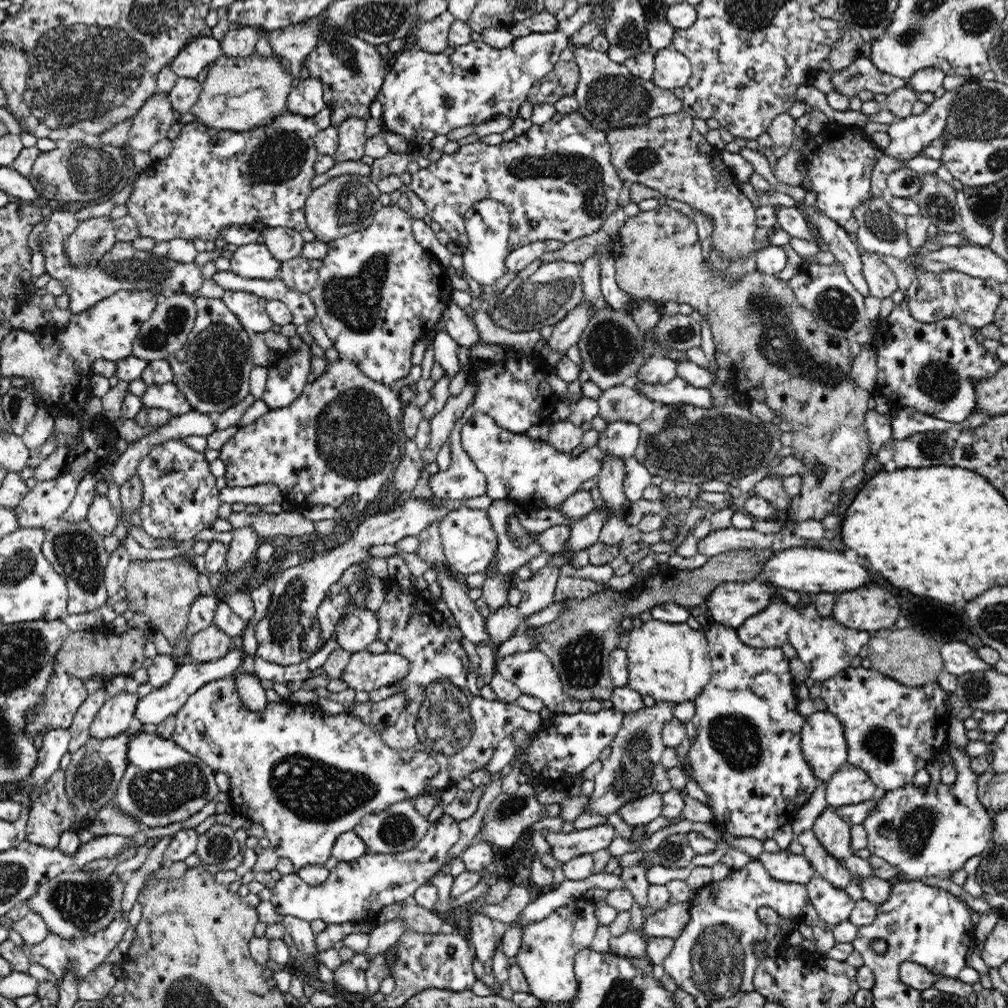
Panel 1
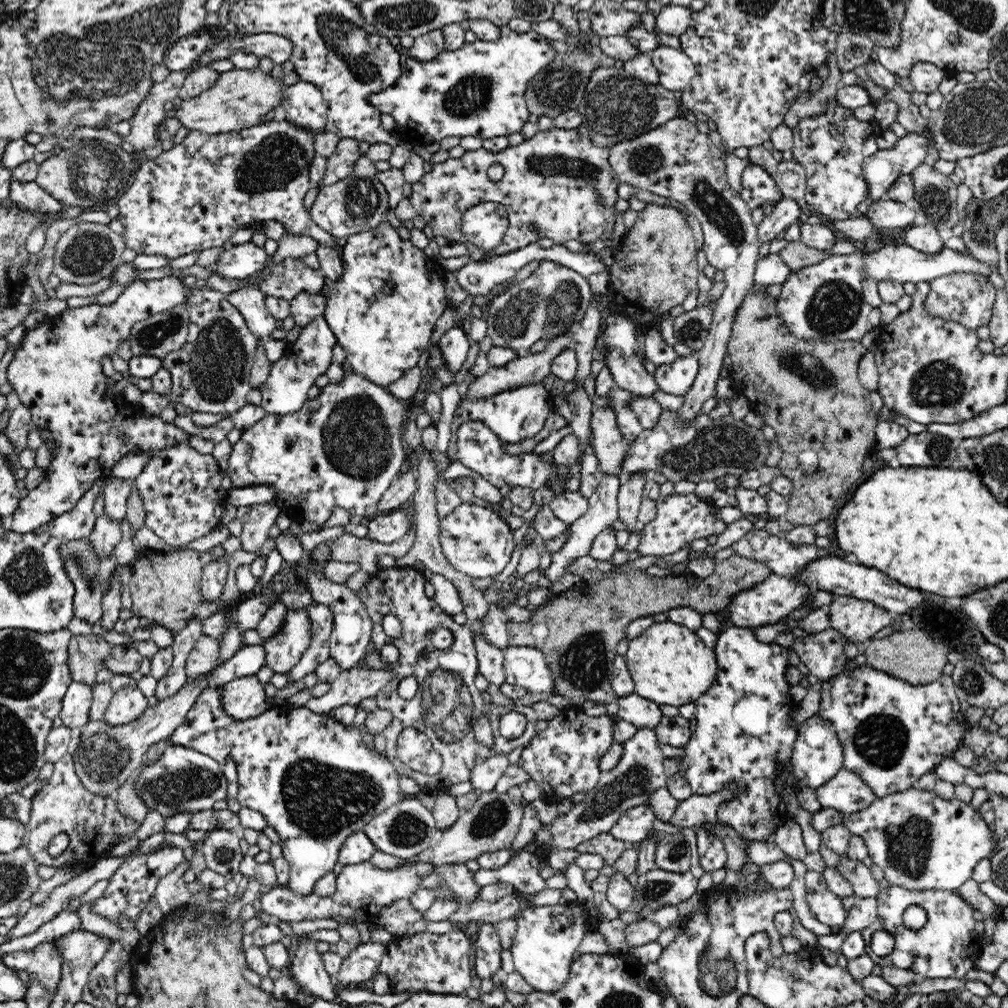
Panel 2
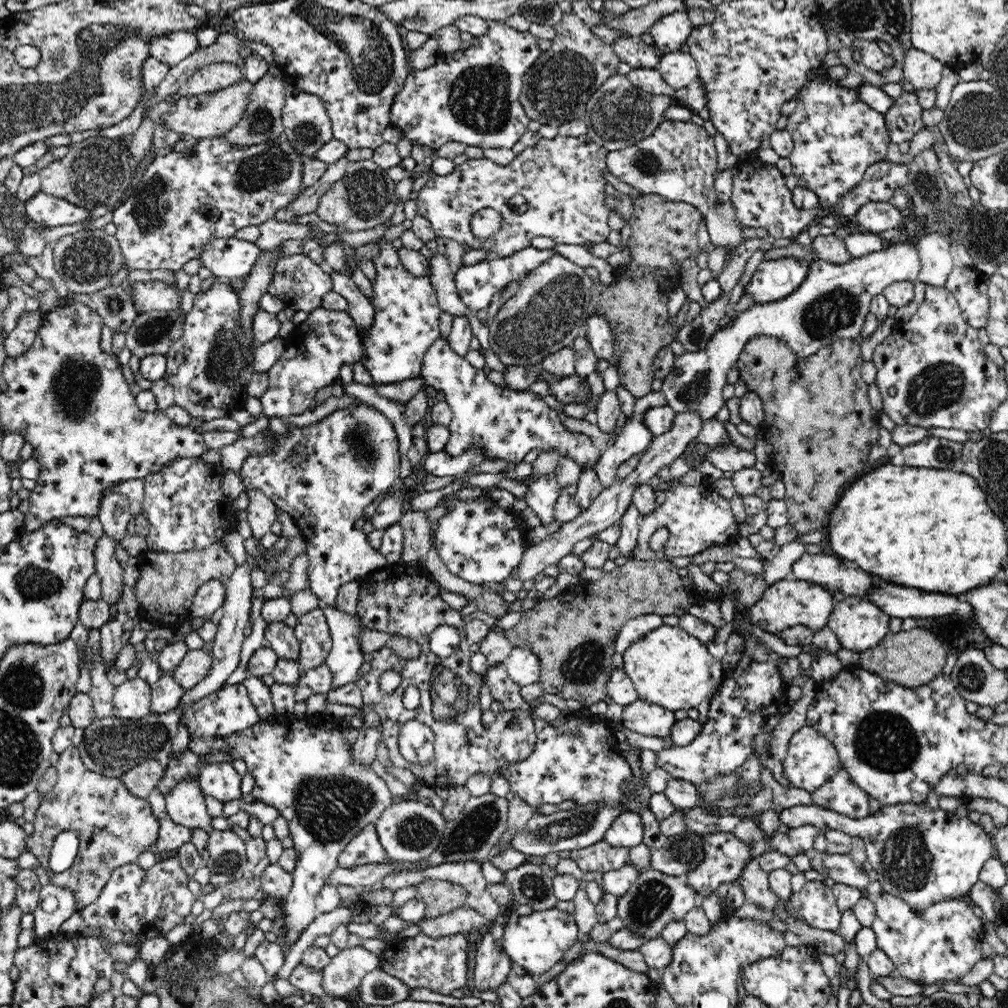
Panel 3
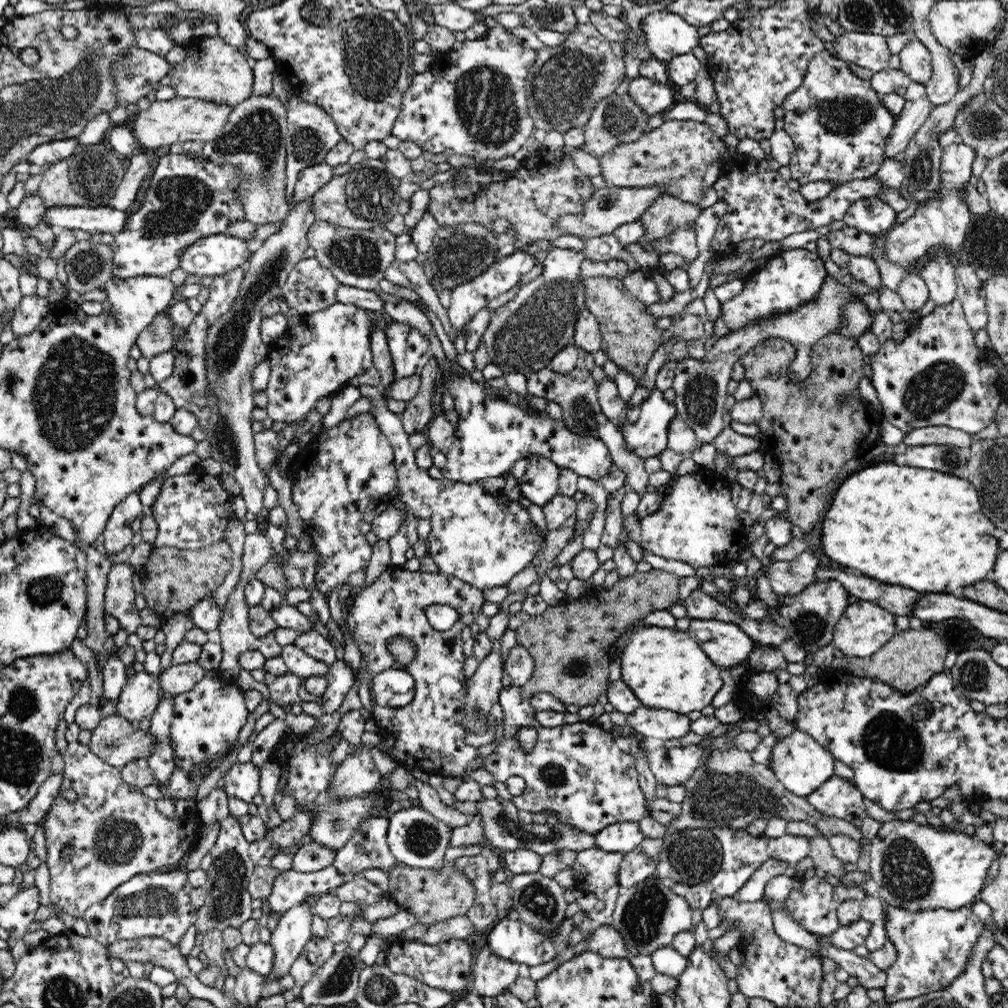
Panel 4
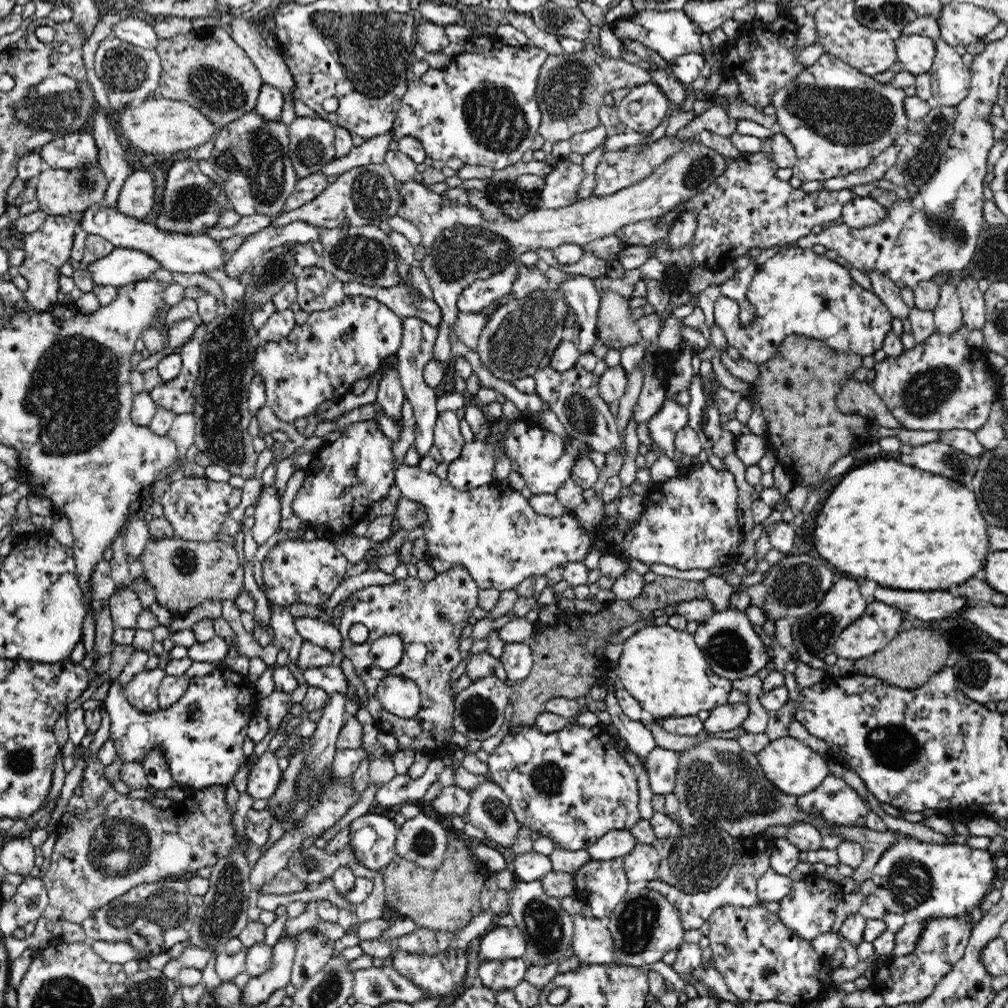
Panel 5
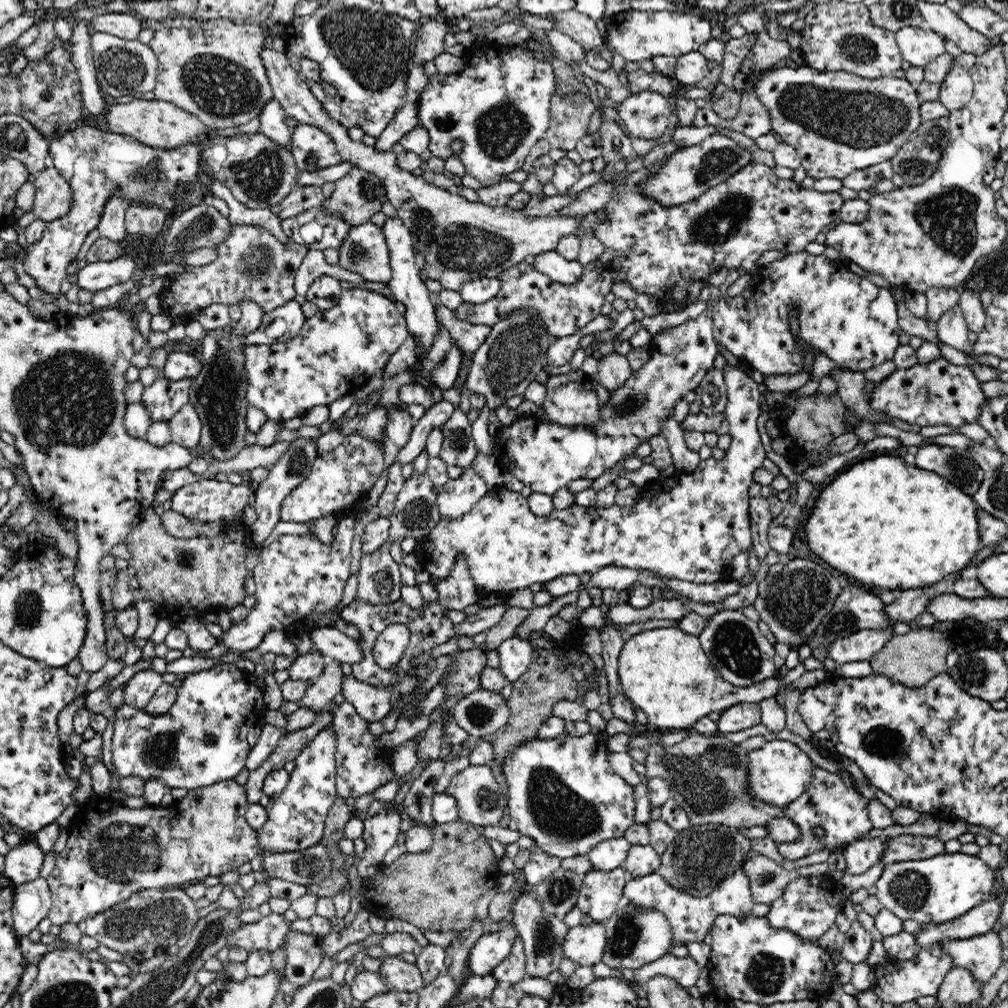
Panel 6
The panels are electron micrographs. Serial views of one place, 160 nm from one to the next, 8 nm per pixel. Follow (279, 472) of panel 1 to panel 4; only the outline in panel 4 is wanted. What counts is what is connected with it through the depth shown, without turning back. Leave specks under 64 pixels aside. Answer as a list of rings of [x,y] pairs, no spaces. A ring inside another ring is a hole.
[[[371,412],[345,417],[334,428],[310,437],[301,446],[303,453],[294,458],[294,464],[286,472],[286,478],[290,481],[290,499],[299,507],[304,530],[312,539],[312,548],[318,555],[316,590],[327,598],[331,618],[343,633],[344,661],[355,673],[360,672],[363,660],[358,645],[348,631],[339,591],[347,584],[350,574],[360,572],[369,565],[373,546],[358,524],[362,522],[364,510],[374,499],[384,498],[396,491],[398,475],[395,454]]]

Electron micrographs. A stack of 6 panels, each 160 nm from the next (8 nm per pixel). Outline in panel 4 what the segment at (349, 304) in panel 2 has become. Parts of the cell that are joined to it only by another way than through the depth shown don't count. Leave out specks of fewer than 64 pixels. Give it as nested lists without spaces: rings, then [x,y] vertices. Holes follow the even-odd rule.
[[[393,319],[389,320],[384,331],[388,341],[388,349],[390,349],[390,355],[392,355],[392,371],[395,375],[395,381],[413,375],[420,376],[428,360],[433,357],[429,338],[417,328],[412,328]]]

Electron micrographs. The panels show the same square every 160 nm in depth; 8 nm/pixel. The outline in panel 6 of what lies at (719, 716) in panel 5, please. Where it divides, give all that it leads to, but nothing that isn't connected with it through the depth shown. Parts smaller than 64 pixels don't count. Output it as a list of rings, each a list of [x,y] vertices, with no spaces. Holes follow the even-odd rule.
[[[738,702],[724,710],[716,722],[718,732],[738,732],[761,724],[761,709],[754,702]]]

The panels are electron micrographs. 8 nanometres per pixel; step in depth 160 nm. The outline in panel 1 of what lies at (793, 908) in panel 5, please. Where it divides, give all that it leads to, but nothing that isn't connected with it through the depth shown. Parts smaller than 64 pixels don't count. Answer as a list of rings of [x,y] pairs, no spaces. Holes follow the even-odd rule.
[[[819,874],[807,884],[810,903],[816,909],[821,921],[831,926],[849,920],[855,907],[855,900],[842,888],[836,888]]]

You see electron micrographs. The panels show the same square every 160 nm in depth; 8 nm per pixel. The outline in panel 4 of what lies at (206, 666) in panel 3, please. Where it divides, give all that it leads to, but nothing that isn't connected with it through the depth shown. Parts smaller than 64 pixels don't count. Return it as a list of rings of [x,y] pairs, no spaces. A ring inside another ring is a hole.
[[[198,661],[172,665],[163,671],[160,686],[163,692],[179,695],[192,690],[192,687],[205,677],[204,674],[206,670]]]

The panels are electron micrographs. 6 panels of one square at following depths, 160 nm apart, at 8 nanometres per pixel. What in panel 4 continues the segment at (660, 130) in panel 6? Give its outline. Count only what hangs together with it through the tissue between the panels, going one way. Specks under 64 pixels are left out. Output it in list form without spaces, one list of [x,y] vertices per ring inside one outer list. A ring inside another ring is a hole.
[[[636,76],[629,82],[628,92],[648,115],[666,112],[677,103],[671,83],[656,82],[645,76]]]

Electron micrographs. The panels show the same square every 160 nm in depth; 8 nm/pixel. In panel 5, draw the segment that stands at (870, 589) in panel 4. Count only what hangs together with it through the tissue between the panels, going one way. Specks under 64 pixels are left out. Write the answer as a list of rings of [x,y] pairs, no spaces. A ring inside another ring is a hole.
[[[877,586],[874,590],[875,601],[898,608],[903,616],[920,621],[931,621],[950,617],[960,608],[964,609],[969,601],[954,598],[948,592],[920,592],[920,590],[892,590]]]

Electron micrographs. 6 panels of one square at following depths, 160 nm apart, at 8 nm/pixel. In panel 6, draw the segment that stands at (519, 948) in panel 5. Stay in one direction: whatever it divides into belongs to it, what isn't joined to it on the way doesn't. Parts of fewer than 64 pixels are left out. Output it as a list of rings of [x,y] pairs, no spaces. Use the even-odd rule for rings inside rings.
[[[503,926],[499,931],[484,933],[476,942],[467,959],[471,974],[490,975],[510,953],[516,940],[517,930],[512,926]]]

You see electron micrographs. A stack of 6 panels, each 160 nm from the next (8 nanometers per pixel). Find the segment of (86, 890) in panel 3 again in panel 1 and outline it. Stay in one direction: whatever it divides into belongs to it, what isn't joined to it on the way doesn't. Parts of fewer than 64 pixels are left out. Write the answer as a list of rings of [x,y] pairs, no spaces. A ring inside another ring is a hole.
[[[62,769],[50,776],[28,813],[25,839],[46,848],[57,848],[60,834],[71,829],[74,820],[74,805],[66,797]]]

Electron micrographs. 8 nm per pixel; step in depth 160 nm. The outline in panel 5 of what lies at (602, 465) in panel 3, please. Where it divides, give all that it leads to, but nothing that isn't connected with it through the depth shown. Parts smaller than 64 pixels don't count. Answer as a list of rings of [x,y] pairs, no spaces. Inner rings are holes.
[[[664,398],[660,410],[646,422],[648,435],[650,435],[650,447],[655,451],[662,451],[670,457],[680,472],[686,467],[679,460],[679,455],[674,448],[674,440],[678,430],[682,430],[688,424],[688,409],[674,399]]]

